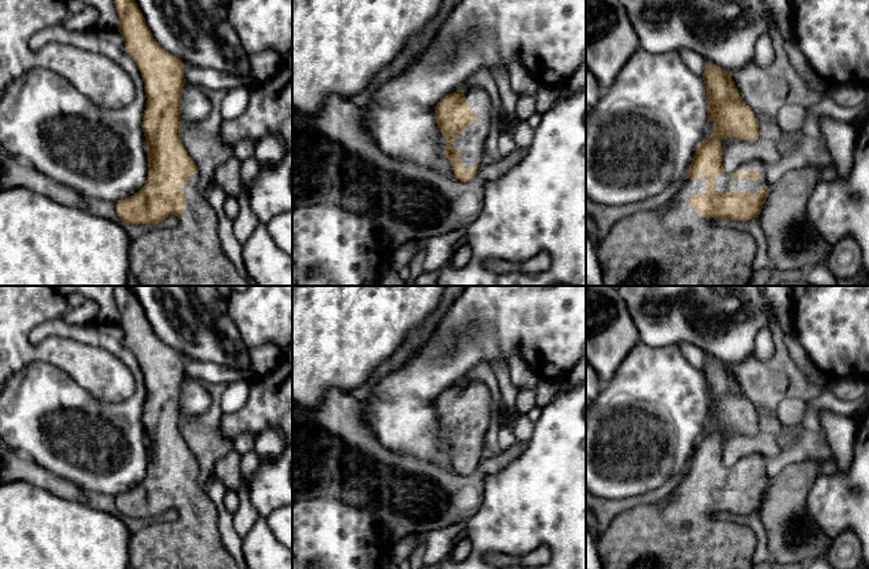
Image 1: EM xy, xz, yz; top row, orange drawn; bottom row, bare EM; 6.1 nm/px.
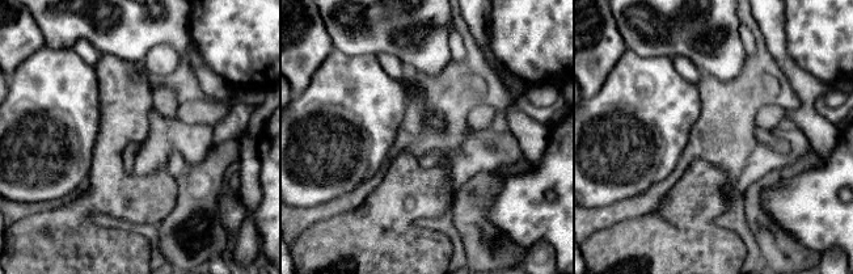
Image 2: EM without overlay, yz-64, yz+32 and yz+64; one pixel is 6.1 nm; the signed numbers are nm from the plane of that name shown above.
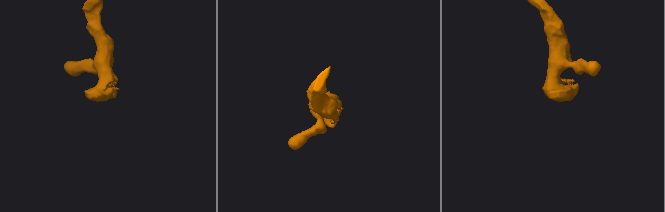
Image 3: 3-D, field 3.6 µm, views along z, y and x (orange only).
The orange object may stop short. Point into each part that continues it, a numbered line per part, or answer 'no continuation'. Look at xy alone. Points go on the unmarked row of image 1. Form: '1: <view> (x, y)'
1: xy (192, 542)

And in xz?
1: xz (471, 435)

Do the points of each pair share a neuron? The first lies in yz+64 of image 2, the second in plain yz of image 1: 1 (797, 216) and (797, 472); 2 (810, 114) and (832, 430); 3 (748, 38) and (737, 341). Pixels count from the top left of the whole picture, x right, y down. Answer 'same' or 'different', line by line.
1: different
2: same
3: different

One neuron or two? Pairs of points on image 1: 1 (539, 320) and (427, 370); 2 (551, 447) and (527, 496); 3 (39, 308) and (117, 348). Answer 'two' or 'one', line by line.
1: one
2: one
3: two

